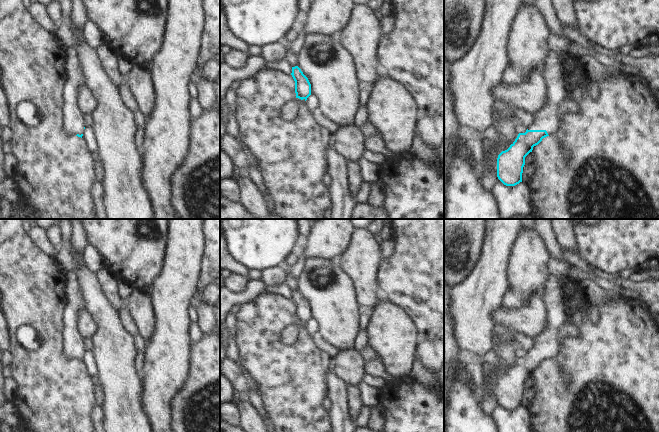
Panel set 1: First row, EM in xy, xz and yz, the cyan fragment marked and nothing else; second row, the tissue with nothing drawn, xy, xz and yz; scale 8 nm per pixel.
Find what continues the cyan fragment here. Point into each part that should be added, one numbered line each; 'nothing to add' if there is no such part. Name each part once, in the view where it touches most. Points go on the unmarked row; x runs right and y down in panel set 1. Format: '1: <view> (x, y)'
1: yz (547, 343)

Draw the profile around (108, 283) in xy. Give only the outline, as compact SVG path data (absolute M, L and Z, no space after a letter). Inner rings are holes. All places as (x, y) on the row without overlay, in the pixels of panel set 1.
M102 267L95 275L97 276L104 295L115 310L117 311L120 307L125 306L125 302L120 299L117 292L117 280L109 273L109 271L105 267Z

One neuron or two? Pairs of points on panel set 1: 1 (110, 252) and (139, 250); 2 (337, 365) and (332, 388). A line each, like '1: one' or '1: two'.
1: one
2: two

